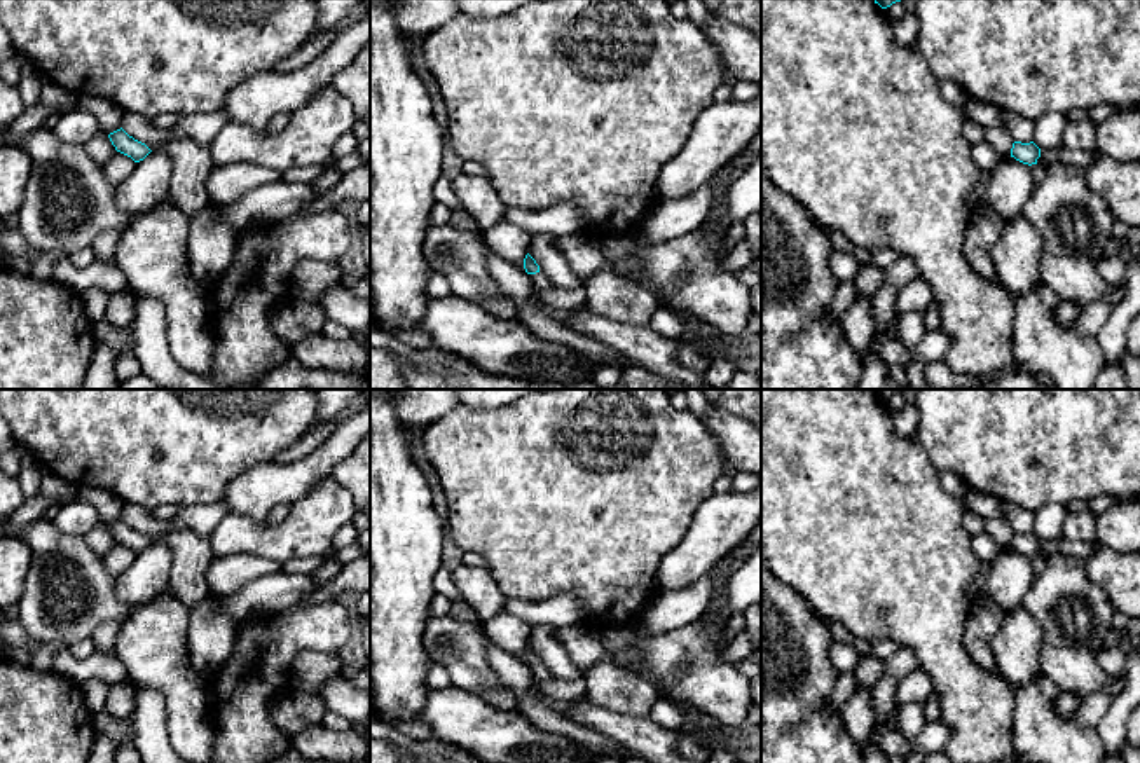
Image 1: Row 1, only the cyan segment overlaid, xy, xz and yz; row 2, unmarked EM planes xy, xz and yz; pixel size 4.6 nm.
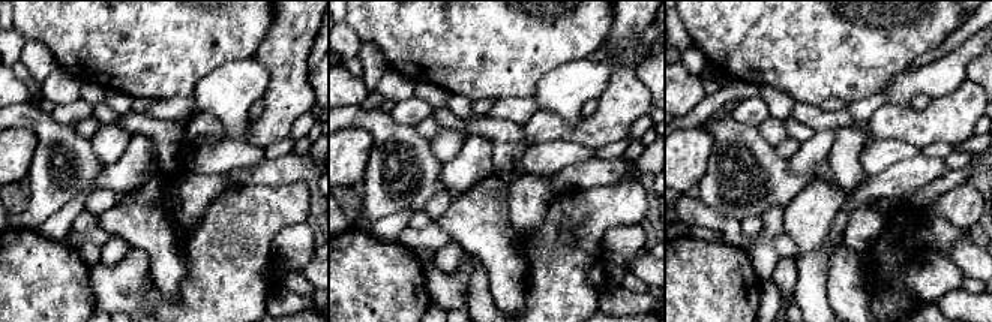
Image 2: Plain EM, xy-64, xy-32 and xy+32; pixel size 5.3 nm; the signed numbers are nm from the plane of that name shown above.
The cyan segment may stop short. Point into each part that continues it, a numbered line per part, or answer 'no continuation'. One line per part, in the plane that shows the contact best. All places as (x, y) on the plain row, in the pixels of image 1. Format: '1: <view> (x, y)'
1: xz (540, 671)

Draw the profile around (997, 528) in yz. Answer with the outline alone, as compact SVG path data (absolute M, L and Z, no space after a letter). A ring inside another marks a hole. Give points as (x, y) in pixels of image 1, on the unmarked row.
M992 517L985 520L985 531L999 543L1004 546L1011 546L1013 540L1013 529L1009 524L1004 520L1004 517Z

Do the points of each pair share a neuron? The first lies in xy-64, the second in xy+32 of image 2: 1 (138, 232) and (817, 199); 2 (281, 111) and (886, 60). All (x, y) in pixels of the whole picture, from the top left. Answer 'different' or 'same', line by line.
1: same
2: different

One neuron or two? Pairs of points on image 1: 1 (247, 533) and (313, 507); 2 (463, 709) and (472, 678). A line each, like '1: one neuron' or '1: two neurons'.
1: one neuron
2: two neurons

